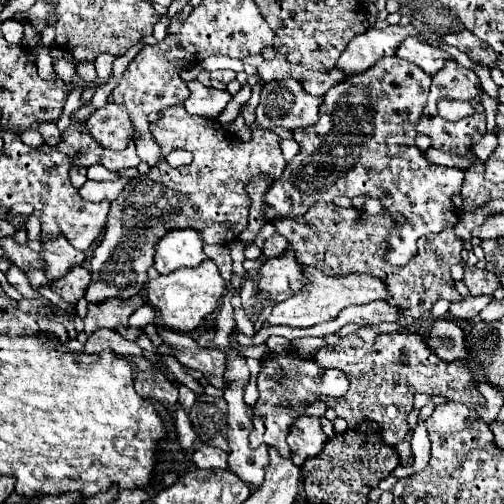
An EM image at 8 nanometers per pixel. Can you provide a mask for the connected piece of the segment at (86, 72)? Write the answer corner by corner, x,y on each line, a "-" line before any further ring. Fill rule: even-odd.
79,61
79,63
75,65
75,69
77,69
77,73
79,73
85,81
95,81
95,79
97,79
91,61

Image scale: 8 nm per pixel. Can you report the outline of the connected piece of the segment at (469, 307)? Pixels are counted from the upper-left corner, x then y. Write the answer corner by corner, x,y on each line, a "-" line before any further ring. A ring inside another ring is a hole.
481,295
481,297
465,297
463,301
457,301
457,303
451,303
449,307
449,313
457,319
473,319
479,315
479,311
489,305
493,301
493,297
489,295

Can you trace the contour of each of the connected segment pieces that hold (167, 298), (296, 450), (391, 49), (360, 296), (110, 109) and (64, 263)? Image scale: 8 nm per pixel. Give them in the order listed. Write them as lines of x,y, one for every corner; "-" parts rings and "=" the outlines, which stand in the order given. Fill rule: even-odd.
205,259
197,267
181,267
169,275
159,275
147,283
147,299
161,317
163,325
177,333
189,333
199,327
203,317
211,313
225,293
225,279
211,259
=
303,415
297,419
287,435
287,443
293,453
295,465
303,465
305,459
319,455
327,441
327,435
321,429
321,419
319,417
309,417
=
389,25
385,29
369,27
363,35
355,35
355,39
351,39
347,49
339,57
339,69
345,71
347,77
363,73
371,65
375,65
377,59
395,55
395,49
399,47
399,43
409,35
419,37
419,33
411,25
407,27
=
305,267
305,275
309,283
291,299
277,303
273,307
273,313
269,315
271,325
289,325
289,327
311,327
325,321
335,319
347,305
365,305
375,299
387,297
387,287
379,277
353,273
353,275
341,275
341,277
329,277
323,275
317,267
=
107,103
105,107
97,109
87,119
87,129
105,149
113,151
125,149
135,135
135,127
127,115
127,109
119,107
117,103
=
59,237
43,245
41,257
47,261
47,277
55,281
67,275
71,267
83,265
83,261
87,259
87,253
71,247
71,243
65,237

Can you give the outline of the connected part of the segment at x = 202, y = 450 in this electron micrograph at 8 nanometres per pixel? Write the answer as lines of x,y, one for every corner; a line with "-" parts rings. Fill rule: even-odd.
201,445
195,453
193,453
193,463
199,469
225,469
227,467
227,453
217,449
217,447
209,447
209,445

